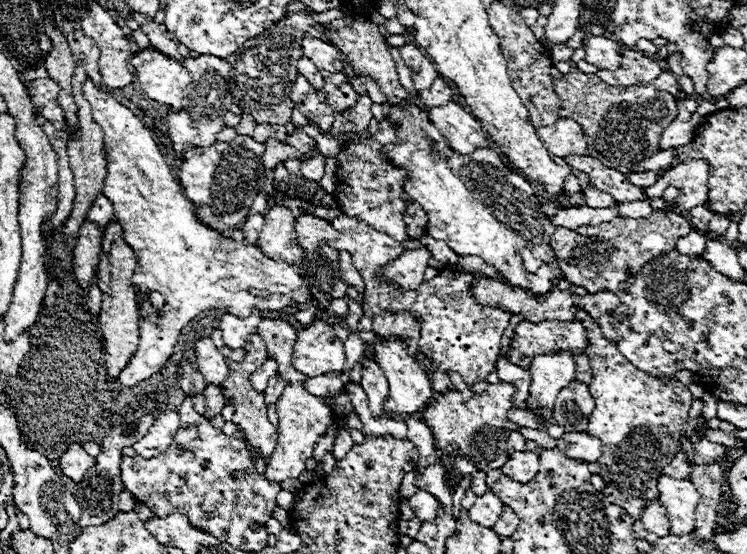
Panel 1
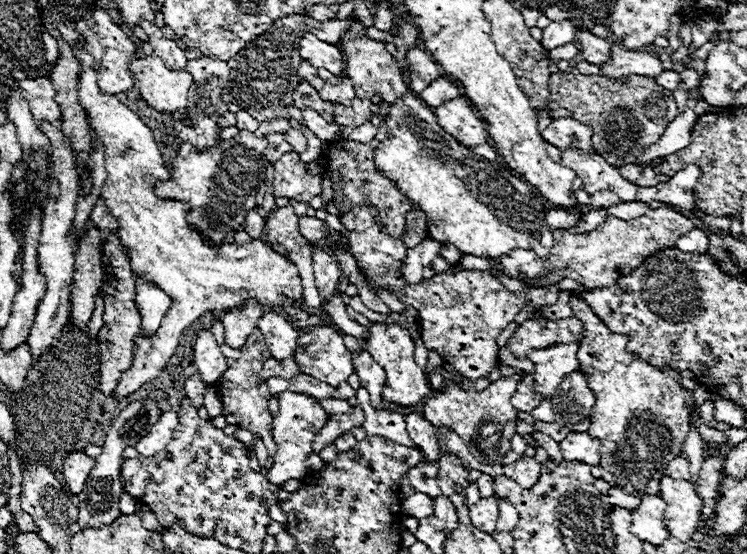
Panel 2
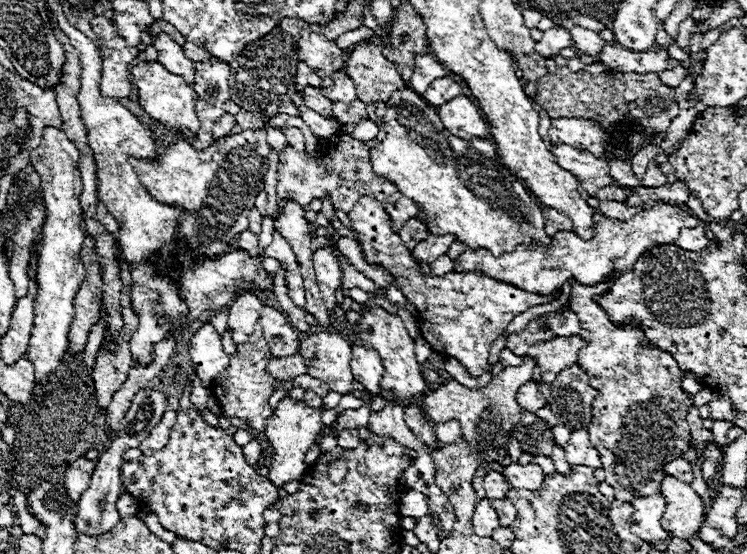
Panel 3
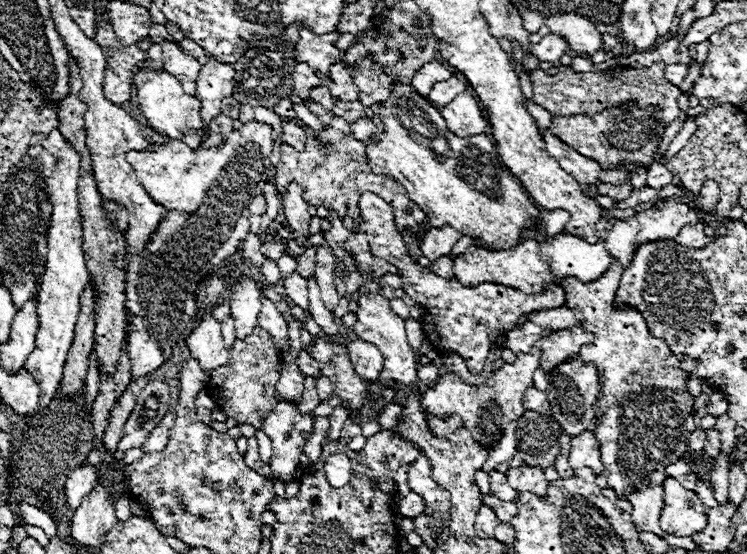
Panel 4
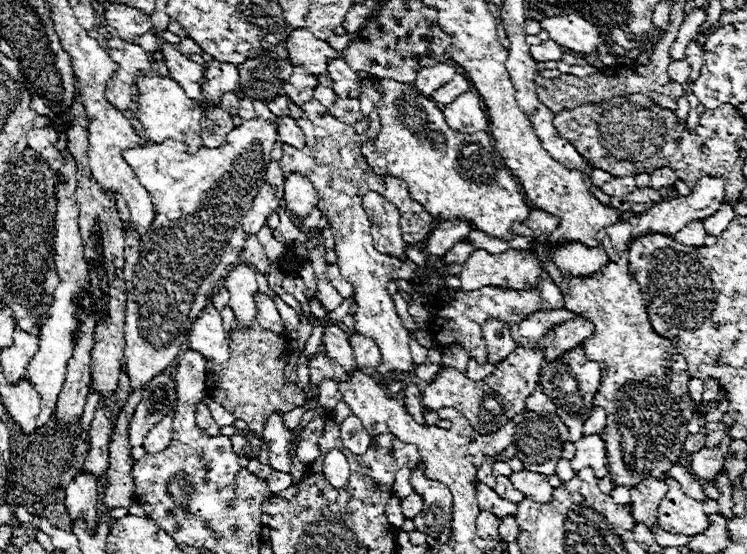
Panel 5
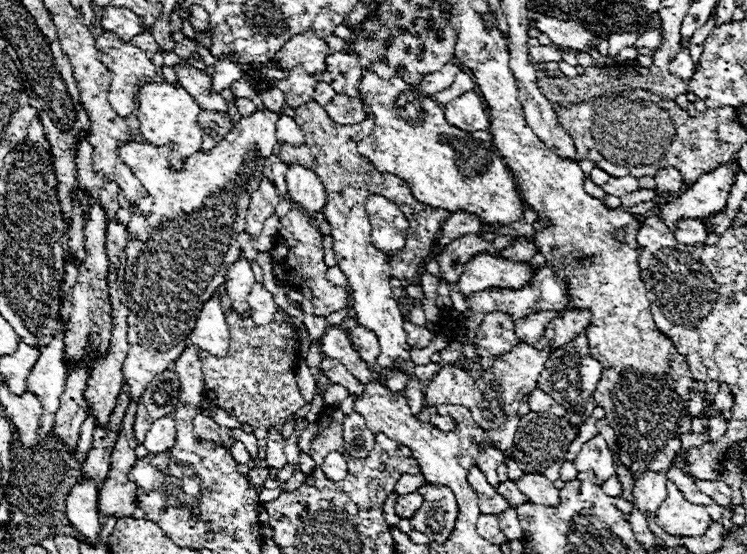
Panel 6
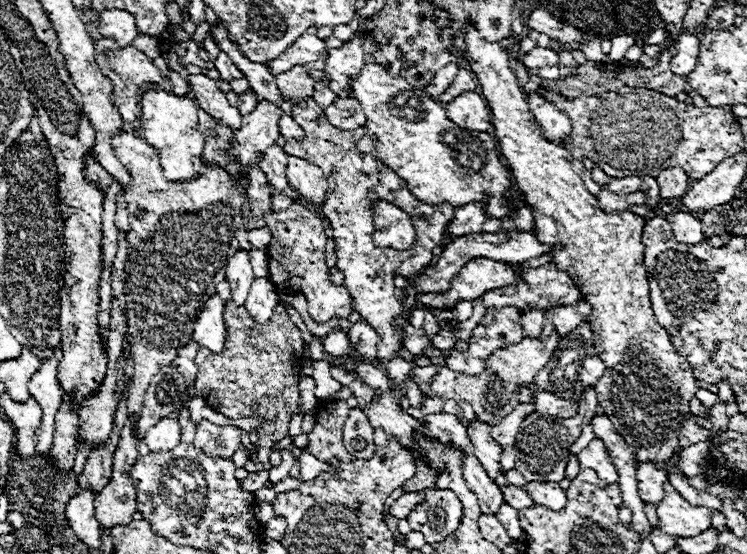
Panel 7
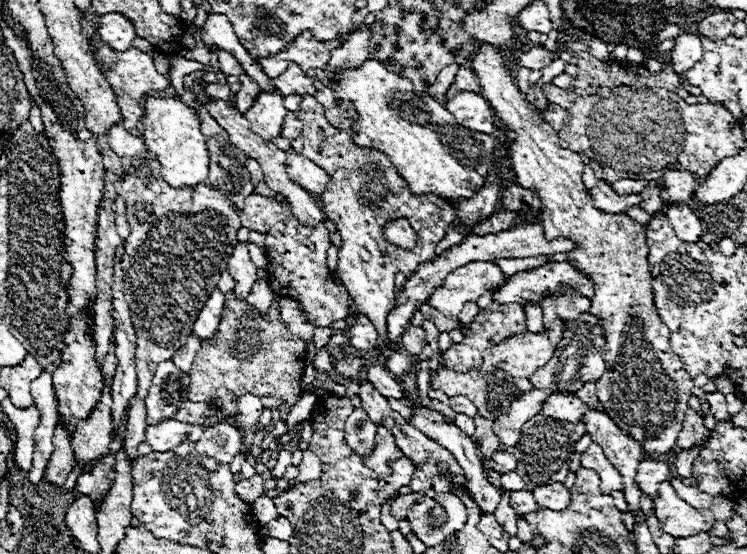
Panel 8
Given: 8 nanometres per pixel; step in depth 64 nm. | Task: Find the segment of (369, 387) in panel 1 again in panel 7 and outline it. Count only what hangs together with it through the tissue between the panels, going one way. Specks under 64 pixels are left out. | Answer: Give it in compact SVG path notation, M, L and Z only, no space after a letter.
M366 320L356 322L356 324L348 330L348 336L350 336L352 348L354 348L362 358L370 358L370 360L376 358L378 334L376 334L376 330L374 330Z

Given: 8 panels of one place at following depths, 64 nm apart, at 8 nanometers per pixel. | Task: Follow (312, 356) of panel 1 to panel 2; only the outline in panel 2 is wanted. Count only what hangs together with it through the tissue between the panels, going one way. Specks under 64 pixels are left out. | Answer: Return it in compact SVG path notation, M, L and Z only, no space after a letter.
M328 326L302 332L294 356L302 374L318 378L334 388L352 374L352 354L344 346L344 338Z

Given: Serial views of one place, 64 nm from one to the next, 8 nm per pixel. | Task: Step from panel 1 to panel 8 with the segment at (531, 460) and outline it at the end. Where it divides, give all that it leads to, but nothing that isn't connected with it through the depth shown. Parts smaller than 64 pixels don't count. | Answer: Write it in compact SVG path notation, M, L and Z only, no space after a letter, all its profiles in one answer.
M550 484L550 486L542 486L536 488L534 492L536 502L542 508L550 508L550 510L564 510L570 504L570 490L564 484Z

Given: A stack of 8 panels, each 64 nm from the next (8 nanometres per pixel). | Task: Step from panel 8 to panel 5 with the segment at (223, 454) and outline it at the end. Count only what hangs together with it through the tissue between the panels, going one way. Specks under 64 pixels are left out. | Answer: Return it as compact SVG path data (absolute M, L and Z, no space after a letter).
M200 402L200 404L198 404L196 424L198 424L202 430L206 430L208 434L212 434L212 436L220 434L220 427L216 422L214 422L214 420L212 420L212 416L210 416L210 412L208 412L208 408L206 408L206 404L204 404L204 402Z

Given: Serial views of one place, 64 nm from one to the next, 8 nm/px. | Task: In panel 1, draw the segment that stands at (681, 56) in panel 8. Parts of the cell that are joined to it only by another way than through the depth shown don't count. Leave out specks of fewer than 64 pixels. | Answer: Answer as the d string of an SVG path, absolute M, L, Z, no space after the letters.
M662 72L652 84L656 84L656 88L664 88L666 92L672 92L672 96L680 94L680 86L678 86L678 78L672 72Z

